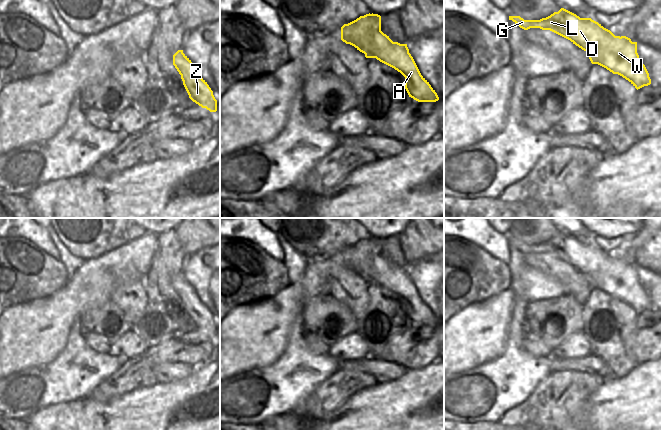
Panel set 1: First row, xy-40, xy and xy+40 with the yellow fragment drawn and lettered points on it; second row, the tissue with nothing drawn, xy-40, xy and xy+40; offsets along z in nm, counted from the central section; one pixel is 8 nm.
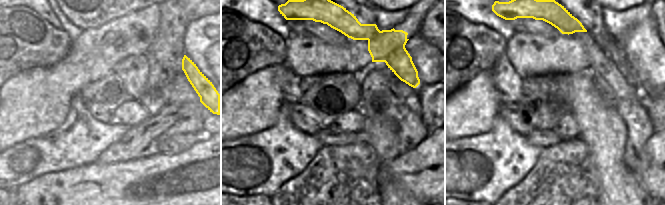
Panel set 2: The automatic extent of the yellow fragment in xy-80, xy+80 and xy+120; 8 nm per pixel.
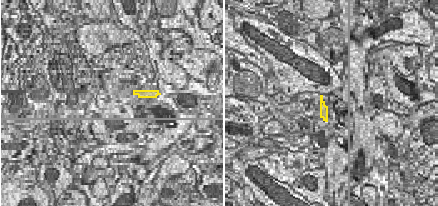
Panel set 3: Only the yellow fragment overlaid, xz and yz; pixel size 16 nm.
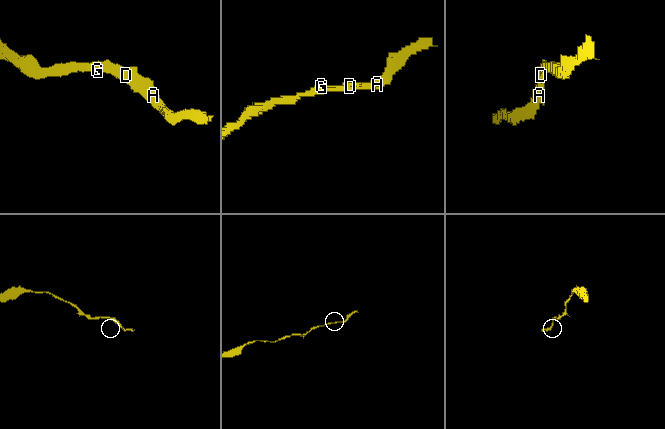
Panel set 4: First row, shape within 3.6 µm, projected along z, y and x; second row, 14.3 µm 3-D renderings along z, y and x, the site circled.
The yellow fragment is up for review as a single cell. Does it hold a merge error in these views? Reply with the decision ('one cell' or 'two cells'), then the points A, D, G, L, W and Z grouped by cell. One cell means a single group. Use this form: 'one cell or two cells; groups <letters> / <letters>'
one cell; groups A D G L W Z

